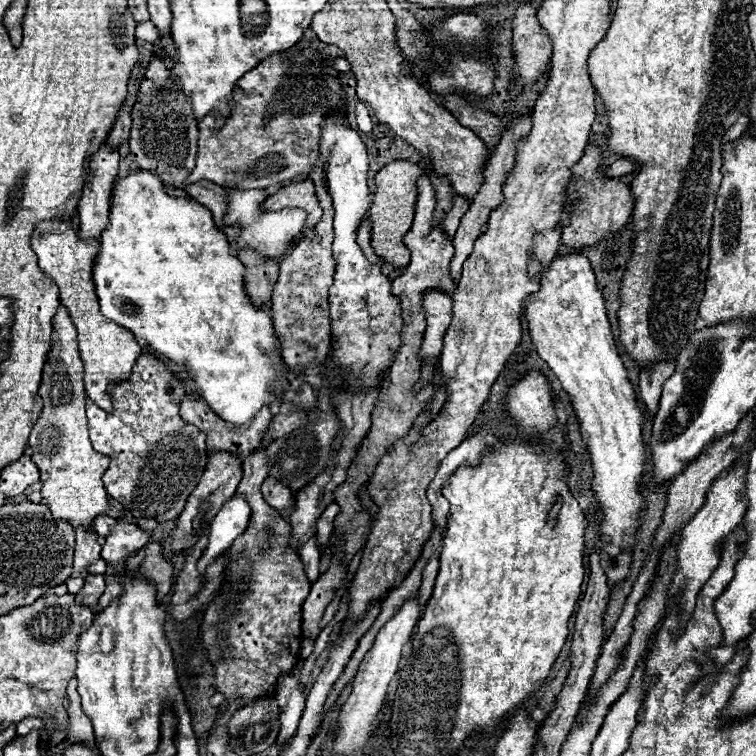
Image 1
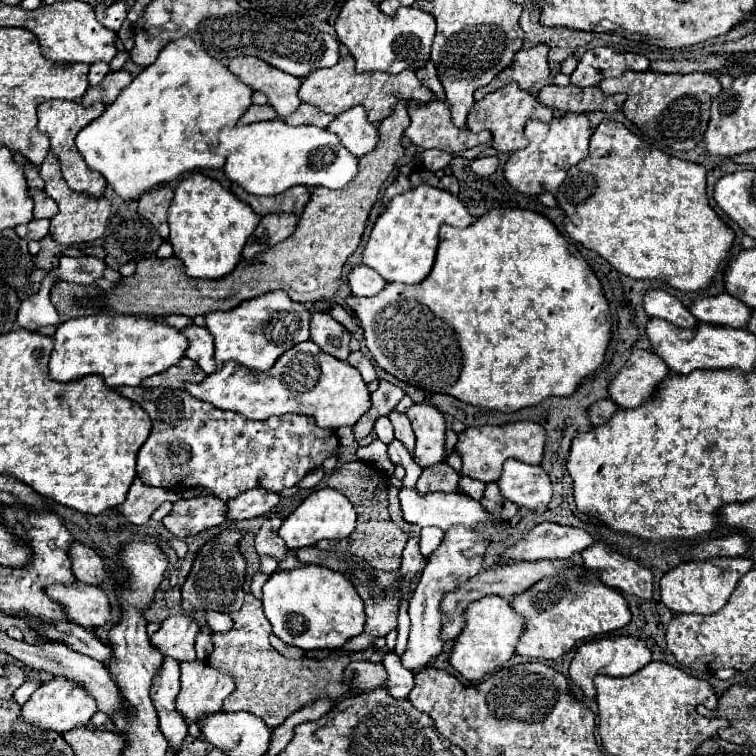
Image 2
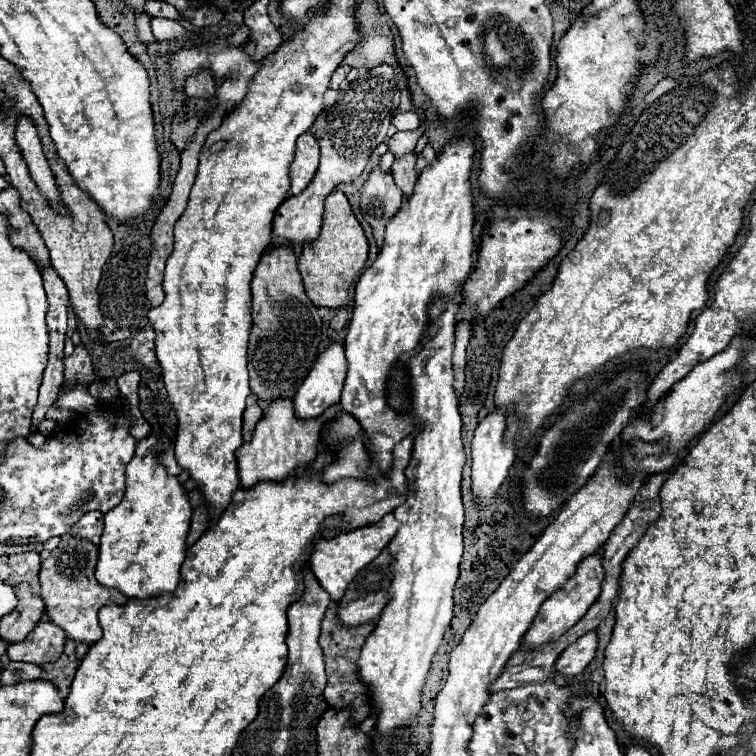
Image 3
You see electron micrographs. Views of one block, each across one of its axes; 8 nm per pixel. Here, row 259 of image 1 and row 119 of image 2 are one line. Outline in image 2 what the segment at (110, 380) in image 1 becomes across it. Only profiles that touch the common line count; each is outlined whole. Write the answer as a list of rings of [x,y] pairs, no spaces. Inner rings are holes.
[[[48,100],[48,102],[42,102],[38,106],[38,130],[48,136],[48,140],[50,140],[50,152],[58,158],[66,184],[74,192],[84,192],[84,194],[96,196],[96,198],[104,194],[104,188],[106,188],[104,178],[98,172],[92,172],[84,164],[84,158],[80,156],[80,152],[78,152],[78,148],[74,144],[74,138],[76,138],[76,134],[84,126],[88,126],[92,120],[96,120],[102,112],[104,112],[102,104],[94,104],[92,108],[84,108],[78,102],[66,102],[66,100]]]

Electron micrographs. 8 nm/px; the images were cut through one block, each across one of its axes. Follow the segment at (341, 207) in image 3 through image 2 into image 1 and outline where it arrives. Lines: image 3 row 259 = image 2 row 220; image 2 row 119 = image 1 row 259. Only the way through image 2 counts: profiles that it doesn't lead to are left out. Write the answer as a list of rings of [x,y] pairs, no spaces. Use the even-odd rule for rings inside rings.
[[[394,160],[386,164],[376,174],[376,194],[370,206],[370,220],[372,220],[372,246],[378,256],[382,256],[386,262],[390,262],[394,268],[404,268],[408,258],[408,248],[402,242],[402,236],[410,230],[415,214],[418,178],[426,174],[426,170],[420,164],[414,164],[410,160]]]

